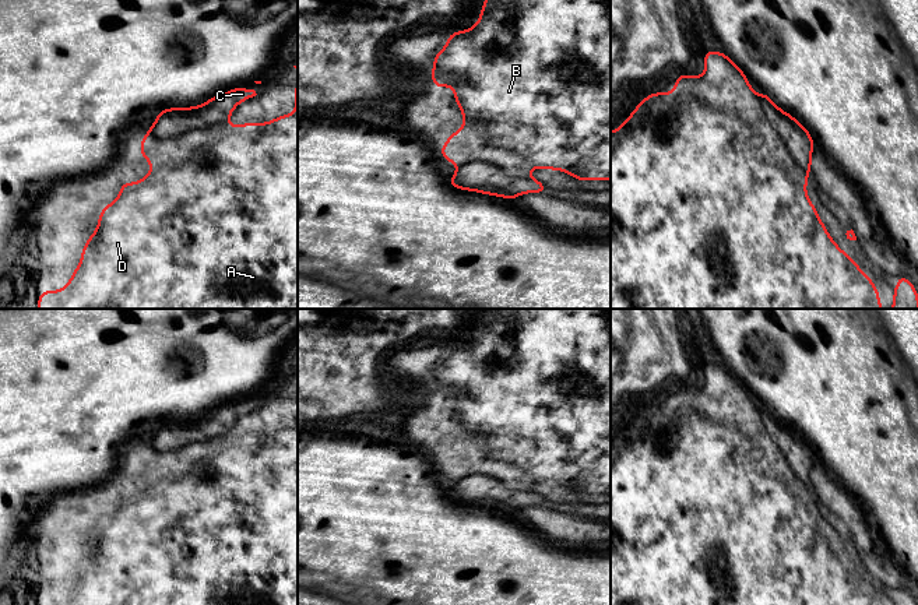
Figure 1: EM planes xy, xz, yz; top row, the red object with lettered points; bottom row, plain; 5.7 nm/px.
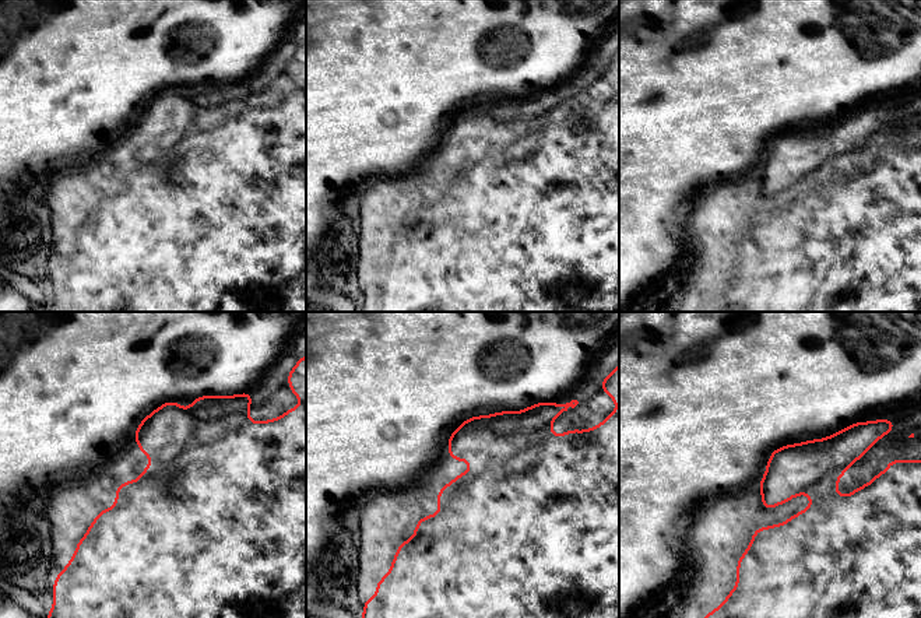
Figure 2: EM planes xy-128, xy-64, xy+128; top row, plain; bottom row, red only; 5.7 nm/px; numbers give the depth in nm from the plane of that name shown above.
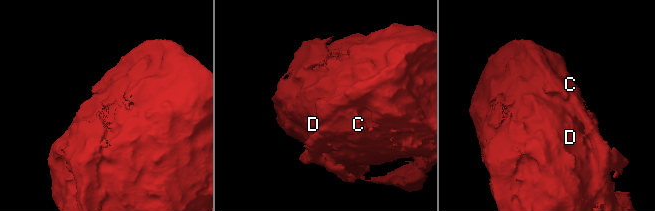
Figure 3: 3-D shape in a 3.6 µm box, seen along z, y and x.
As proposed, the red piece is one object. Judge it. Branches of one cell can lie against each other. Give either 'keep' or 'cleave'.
cleave

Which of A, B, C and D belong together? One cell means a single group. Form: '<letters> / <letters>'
A B D / C

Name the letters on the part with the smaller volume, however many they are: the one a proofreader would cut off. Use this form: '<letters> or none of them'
C

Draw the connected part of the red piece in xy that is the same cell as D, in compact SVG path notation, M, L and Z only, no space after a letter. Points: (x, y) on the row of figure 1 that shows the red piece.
M298 81L295 106L292 113L267 123L225 123L218 129L189 130L175 138L150 140L144 158L151 172L141 180L120 183L117 198L99 212L96 229L84 243L68 284L59 291L42 291L38 309L298 309Z

